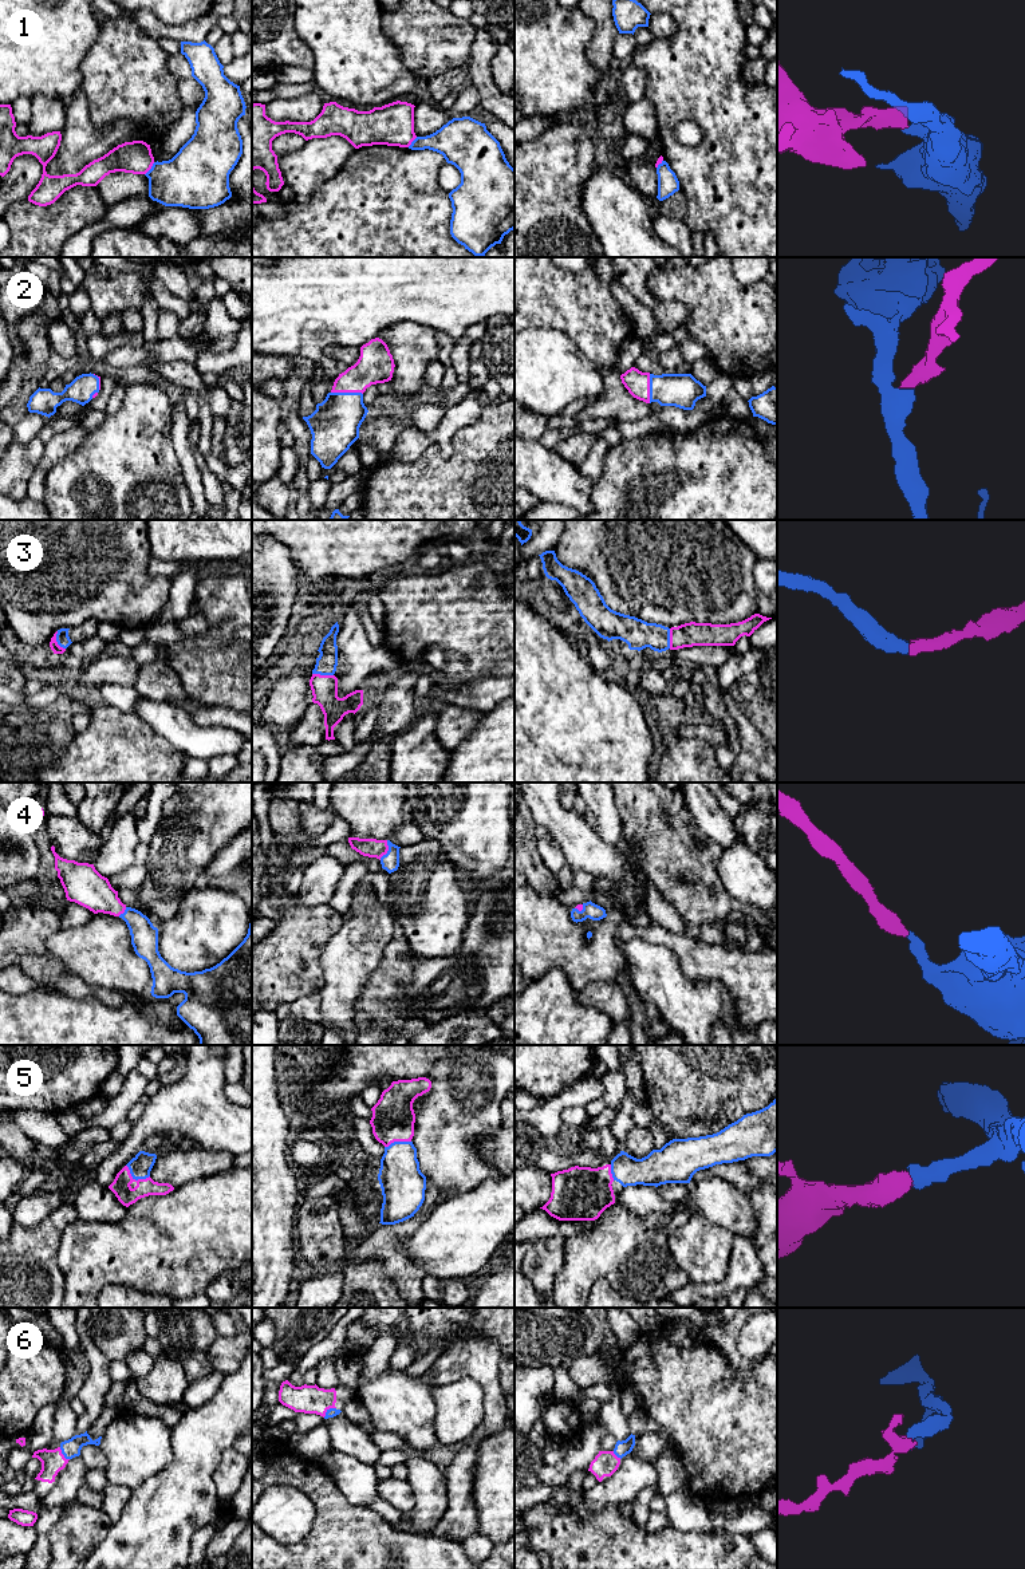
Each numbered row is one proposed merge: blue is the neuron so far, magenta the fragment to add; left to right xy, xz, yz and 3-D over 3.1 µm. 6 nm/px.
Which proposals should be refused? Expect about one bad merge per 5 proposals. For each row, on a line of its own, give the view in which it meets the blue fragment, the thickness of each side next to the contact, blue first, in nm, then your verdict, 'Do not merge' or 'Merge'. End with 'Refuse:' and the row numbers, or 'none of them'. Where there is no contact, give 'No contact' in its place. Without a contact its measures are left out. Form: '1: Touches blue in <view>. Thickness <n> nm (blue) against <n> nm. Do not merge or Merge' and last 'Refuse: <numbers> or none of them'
1: Touches blue in xy. Thickness 340 nm (blue) against 200 nm. Do not merge
2: Touches blue in xz. Thickness 300 nm (blue) against 220 nm. Merge
3: Touches blue in xz. Thickness 130 nm (blue) against 160 nm. Merge
4: Touches blue in xz. Thickness 110 nm (blue) against 110 nm. Merge
5: Touches blue in xy. Thickness 130 nm (blue) against 110 nm. Merge
6: Touches blue in xz. Thickness 60 nm (blue) against 180 nm. Merge
Refuse: 1

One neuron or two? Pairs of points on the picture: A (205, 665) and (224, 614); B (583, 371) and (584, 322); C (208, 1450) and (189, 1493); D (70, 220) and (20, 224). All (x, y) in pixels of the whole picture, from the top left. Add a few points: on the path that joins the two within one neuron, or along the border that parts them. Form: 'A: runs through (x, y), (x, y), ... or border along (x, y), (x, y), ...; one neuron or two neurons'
A: runs through (217, 653), (223, 626); one neuron
B: border along (562, 331), (599, 369); two neurons
C: runs through (197, 1461), (189, 1474), (189, 1482); one neuron
D: runs through (58, 221), (55, 224), (32, 224); one neuron

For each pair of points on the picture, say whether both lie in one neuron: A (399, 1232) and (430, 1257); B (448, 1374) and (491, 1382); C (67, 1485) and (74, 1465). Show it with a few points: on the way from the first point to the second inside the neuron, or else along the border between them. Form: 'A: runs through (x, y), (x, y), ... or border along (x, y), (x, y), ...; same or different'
A: border along (428, 1217), (399, 1242), (399, 1246), (420, 1266); different
B: runs through (458, 1371), (480, 1371); same
C: runs through (71, 1479), (74, 1470); same

